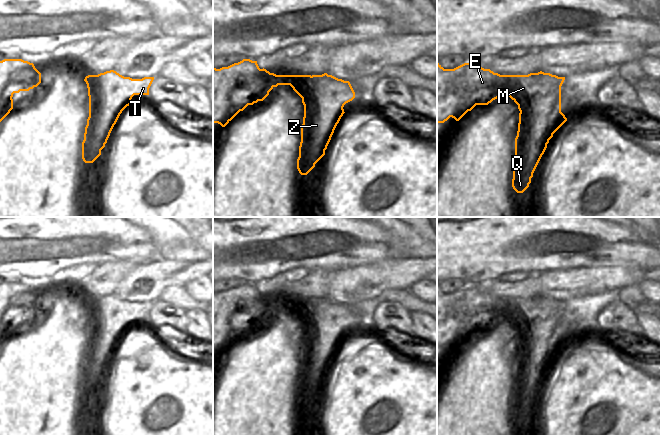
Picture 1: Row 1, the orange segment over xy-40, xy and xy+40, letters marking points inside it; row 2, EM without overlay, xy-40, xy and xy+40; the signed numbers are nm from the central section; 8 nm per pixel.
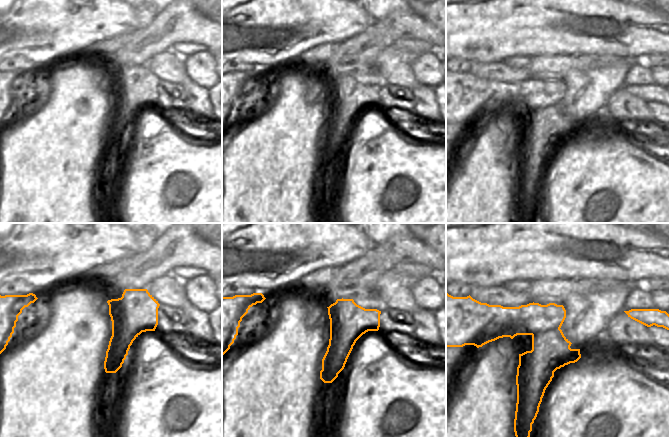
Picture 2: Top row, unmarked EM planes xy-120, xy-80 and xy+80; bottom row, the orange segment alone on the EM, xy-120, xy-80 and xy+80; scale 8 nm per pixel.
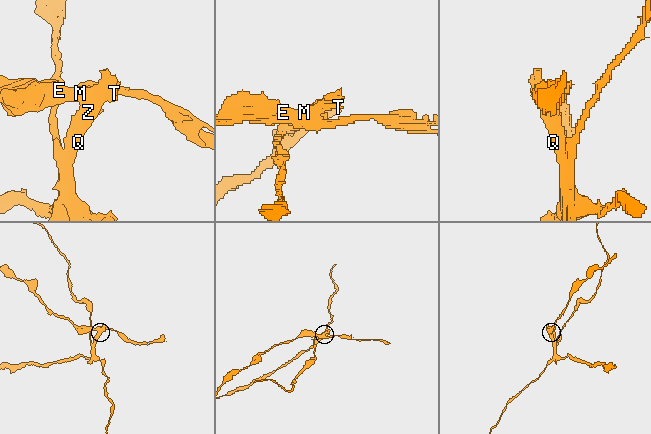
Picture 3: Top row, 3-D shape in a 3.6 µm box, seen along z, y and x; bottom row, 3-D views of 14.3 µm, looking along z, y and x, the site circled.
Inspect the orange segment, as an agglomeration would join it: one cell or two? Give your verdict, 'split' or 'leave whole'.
split

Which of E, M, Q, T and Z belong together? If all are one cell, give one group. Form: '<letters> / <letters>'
E M / Q T Z

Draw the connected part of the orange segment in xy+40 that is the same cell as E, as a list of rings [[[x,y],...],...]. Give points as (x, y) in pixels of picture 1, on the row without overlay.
[[[437,286],[437,347],[444,347],[450,341],[459,345],[468,335],[471,335],[476,329],[488,329],[493,324],[509,320],[518,331],[530,327],[531,322],[536,319],[548,319],[552,315],[561,315],[561,310],[565,301],[558,301],[550,297],[542,295],[538,297],[530,297],[528,299],[500,299],[494,297],[490,293],[484,293],[474,287],[464,287],[454,293],[444,293]]]

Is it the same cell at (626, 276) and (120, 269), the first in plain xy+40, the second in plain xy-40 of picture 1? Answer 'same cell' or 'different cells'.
different cells

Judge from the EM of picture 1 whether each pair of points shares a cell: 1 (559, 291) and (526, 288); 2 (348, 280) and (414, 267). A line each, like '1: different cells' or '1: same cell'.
1: different cells
2: same cell

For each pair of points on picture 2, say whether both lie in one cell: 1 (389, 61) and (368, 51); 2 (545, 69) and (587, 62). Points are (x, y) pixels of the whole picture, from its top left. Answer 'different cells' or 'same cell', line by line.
1: different cells
2: same cell

